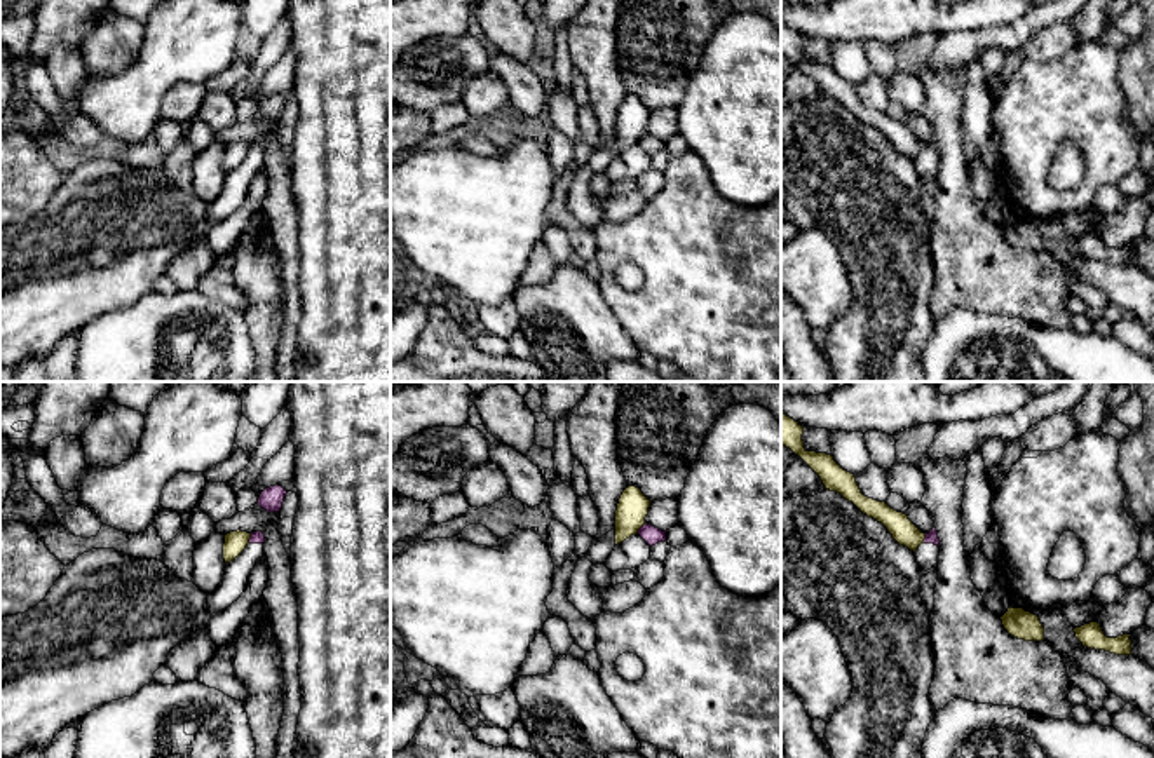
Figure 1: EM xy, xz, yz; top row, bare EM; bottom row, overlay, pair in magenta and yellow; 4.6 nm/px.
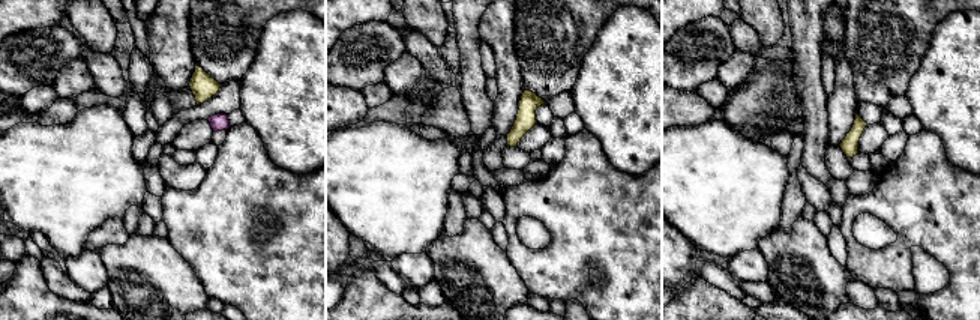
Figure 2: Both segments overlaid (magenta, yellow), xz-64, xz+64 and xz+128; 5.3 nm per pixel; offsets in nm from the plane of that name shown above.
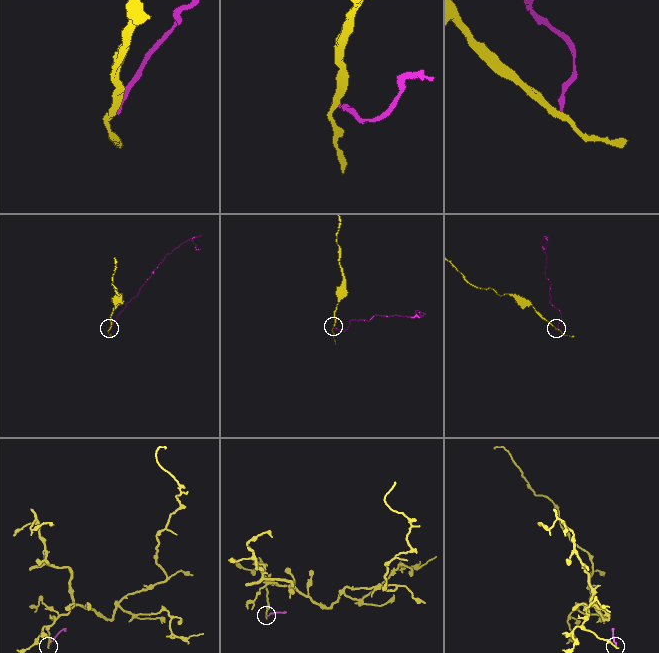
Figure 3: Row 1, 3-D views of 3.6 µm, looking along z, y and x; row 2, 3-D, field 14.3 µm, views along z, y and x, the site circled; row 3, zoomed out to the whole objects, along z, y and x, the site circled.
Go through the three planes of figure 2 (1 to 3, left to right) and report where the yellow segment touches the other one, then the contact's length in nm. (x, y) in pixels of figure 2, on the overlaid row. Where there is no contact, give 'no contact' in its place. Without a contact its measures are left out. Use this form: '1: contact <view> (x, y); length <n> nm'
1: no contact
2: no contact
3: no contact

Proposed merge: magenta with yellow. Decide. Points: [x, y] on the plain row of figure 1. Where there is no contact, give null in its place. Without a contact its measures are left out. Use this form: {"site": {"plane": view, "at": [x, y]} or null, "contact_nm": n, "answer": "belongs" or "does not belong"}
{"site": {"plane": "yz", "at": [924, 148]}, "contact_nm": 50, "answer": "does not belong"}

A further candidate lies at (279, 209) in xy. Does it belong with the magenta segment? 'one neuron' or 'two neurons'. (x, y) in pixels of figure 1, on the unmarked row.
two neurons

